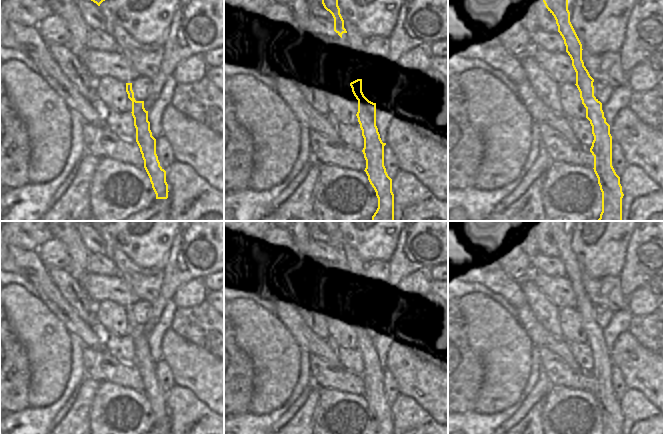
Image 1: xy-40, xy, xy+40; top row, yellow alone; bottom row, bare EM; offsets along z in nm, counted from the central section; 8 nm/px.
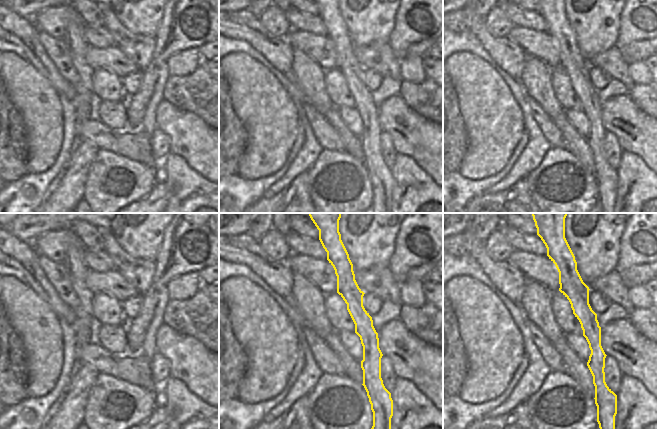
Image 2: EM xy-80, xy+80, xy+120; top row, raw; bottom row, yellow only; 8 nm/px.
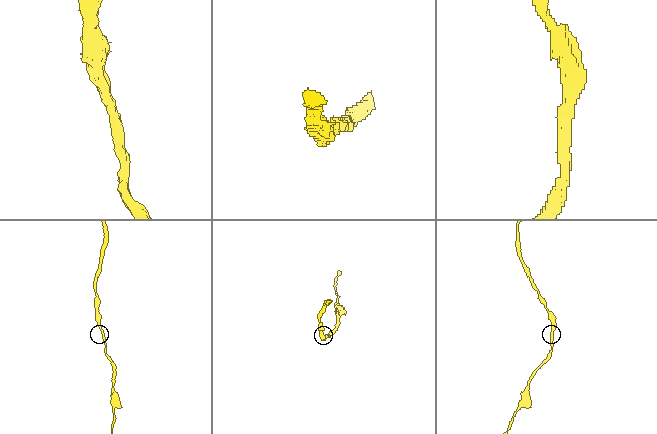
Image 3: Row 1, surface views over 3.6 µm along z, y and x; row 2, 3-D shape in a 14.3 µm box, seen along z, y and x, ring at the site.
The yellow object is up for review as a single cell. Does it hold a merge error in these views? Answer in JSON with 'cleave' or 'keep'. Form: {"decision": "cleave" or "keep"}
{"decision": "keep"}

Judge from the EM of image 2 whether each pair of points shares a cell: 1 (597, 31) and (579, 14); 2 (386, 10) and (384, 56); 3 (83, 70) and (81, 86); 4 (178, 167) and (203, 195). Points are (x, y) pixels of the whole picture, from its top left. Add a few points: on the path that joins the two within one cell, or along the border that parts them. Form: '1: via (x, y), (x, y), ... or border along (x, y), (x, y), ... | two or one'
1: via (593, 27), (583, 17) | one
2: border along (388, 42), (374, 42), (362, 47) | two
3: via (83, 74), (83, 82) | one
4: via (182, 174), (196, 188) | one

